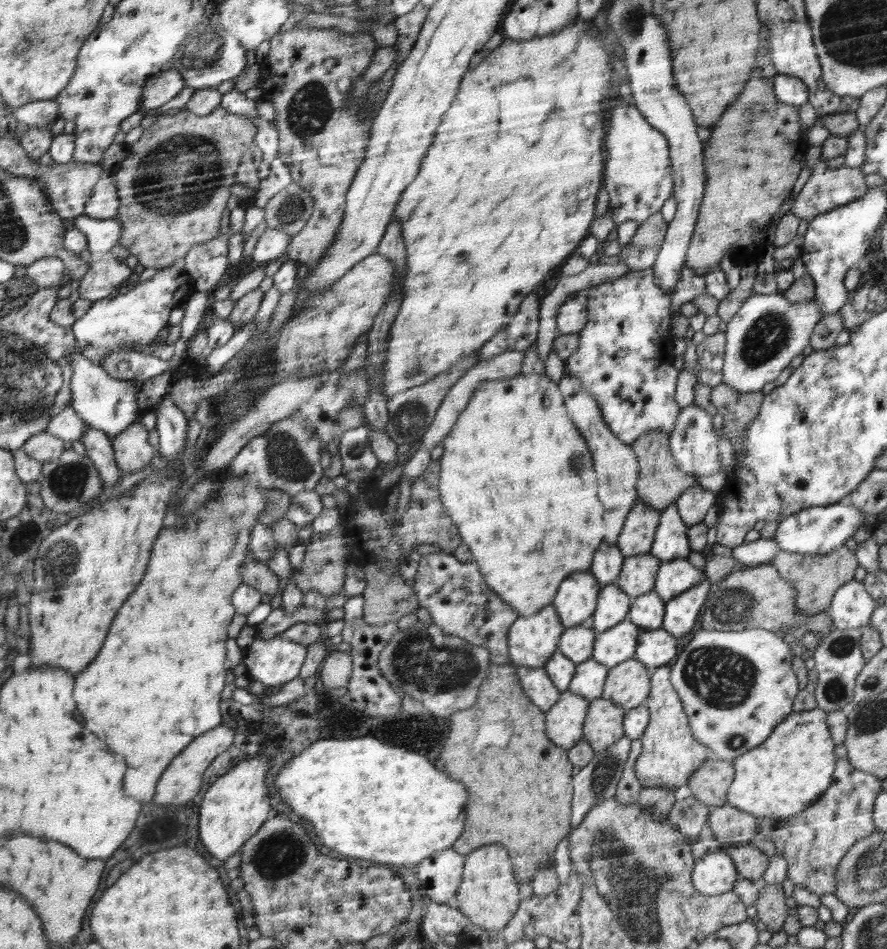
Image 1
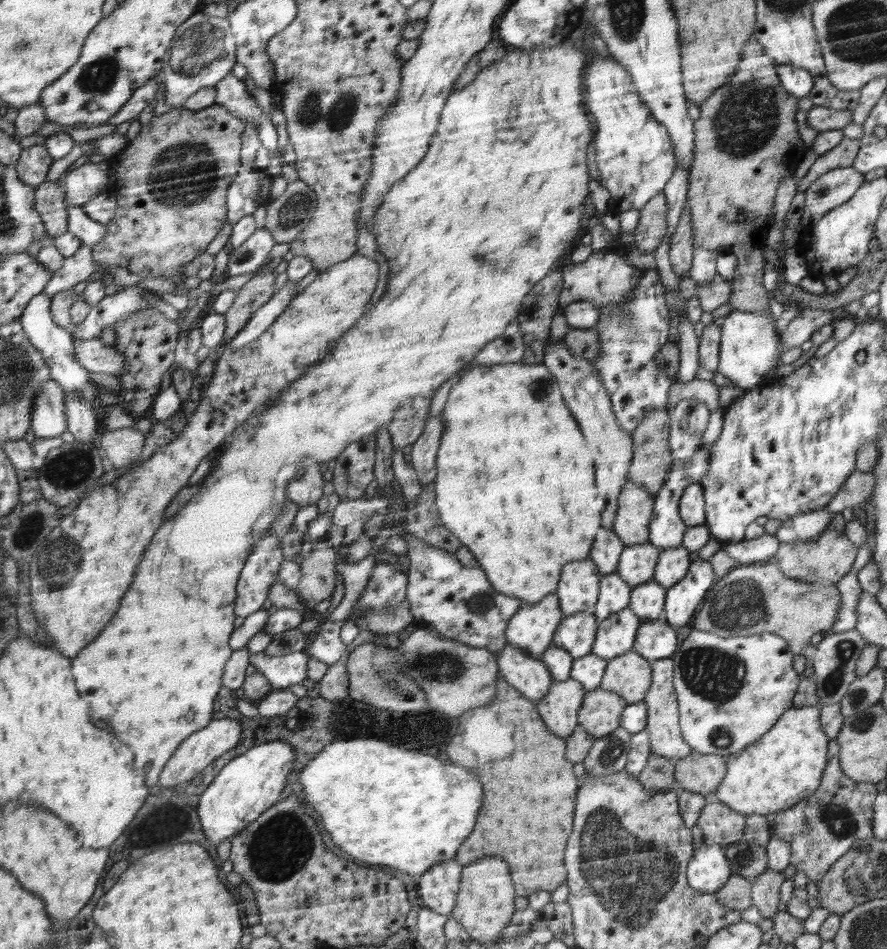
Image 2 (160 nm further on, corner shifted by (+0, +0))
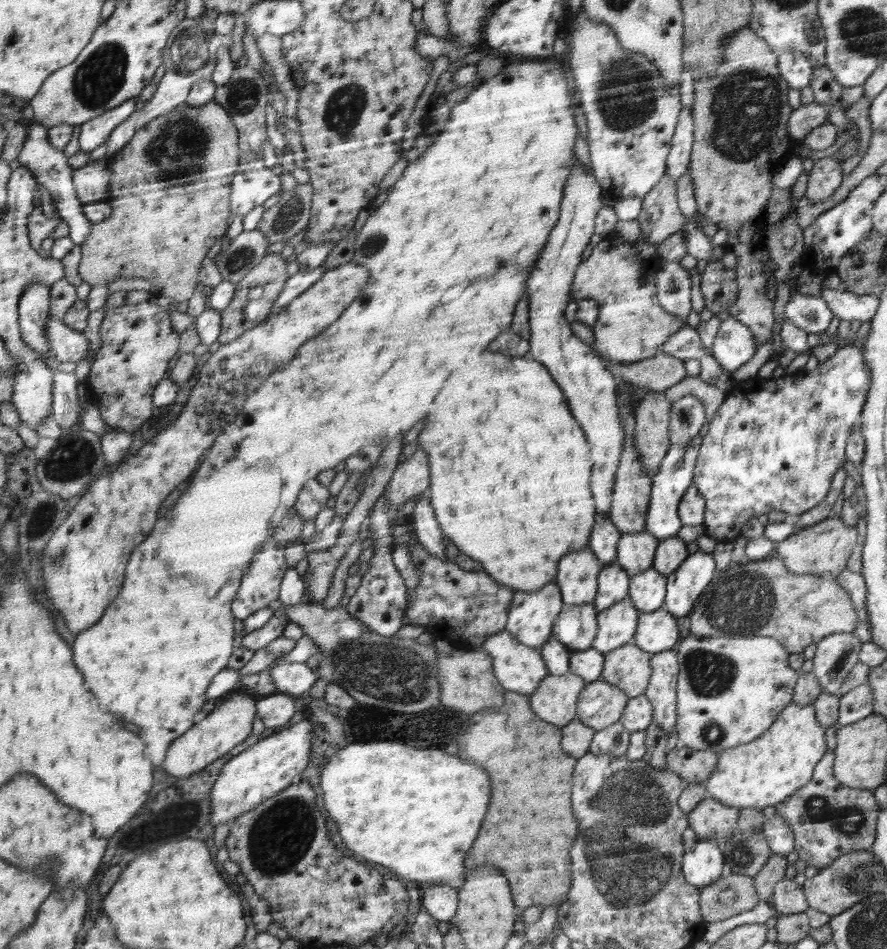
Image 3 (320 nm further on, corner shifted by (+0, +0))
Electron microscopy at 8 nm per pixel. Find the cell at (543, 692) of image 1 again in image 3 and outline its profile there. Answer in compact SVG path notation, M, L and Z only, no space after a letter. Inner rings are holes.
M506 628L488 637L482 646L482 650L486 651L494 659L495 677L502 683L506 692L514 691L531 695L539 688L542 680L550 674L540 649L521 643L519 639L508 632Z

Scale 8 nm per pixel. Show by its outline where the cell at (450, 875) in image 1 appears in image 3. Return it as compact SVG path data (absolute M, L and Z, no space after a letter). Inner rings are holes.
M453 886L421 887L423 910L440 921L452 922L456 915L457 889Z

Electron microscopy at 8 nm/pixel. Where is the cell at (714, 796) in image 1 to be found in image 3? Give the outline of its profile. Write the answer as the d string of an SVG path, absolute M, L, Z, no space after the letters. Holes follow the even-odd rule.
M675 746L666 757L668 771L674 772L689 785L702 784L716 772L719 755L715 751L694 750Z

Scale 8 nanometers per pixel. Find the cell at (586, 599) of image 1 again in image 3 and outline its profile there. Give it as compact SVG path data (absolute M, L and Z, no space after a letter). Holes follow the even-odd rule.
M590 548L568 553L568 558L560 562L560 578L554 580L562 591L565 608L594 602L598 572L600 562Z

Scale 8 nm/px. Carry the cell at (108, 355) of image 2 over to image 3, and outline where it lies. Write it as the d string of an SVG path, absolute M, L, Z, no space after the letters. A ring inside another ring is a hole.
M52 317L48 326L48 337L57 360L64 363L79 363L92 352L90 340L85 334Z

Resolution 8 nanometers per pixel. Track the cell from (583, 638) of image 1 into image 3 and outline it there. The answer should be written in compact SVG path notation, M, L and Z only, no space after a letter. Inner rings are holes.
M592 602L564 608L555 621L552 638L563 642L573 652L592 648L599 627L594 605Z

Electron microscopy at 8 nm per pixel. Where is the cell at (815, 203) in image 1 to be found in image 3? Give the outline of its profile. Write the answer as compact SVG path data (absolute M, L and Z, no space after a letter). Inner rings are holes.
M833 157L815 160L808 175L805 197L812 203L822 202L832 196L846 176L842 173L841 163Z

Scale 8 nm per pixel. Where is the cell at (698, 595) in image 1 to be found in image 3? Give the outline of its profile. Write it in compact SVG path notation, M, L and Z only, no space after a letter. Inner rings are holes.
M701 549L691 554L674 574L667 576L667 594L663 602L670 614L688 616L696 598L714 576L714 557Z

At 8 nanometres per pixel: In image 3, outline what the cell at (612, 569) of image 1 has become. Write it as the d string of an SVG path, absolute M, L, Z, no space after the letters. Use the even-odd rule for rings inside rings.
M600 513L596 516L596 522L591 530L588 548L600 557L606 565L616 562L617 544L621 537L621 532L609 517L609 513Z

